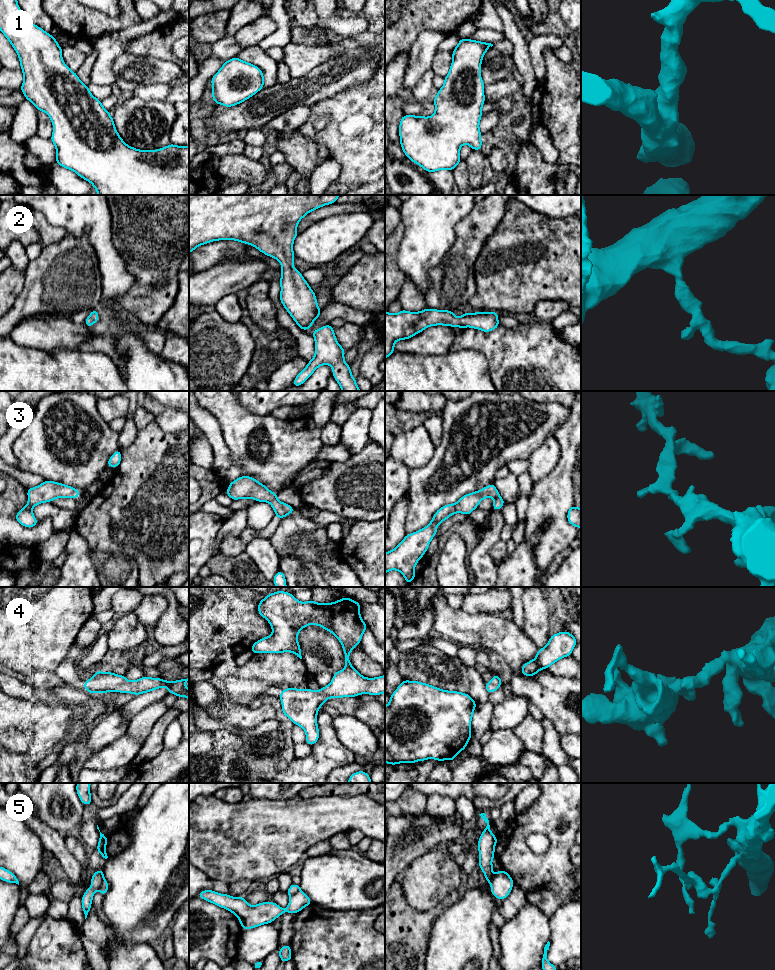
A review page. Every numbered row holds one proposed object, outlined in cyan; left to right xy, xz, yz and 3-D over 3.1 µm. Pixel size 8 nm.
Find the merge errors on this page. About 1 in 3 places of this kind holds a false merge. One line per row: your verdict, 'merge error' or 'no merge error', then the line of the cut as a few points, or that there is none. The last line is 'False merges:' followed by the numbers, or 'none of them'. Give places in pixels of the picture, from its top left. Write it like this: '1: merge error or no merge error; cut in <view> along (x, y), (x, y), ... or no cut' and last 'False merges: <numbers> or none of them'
1: no merge error; no cut
2: no merge error; no cut
3: no merge error; no cut
4: no merge error; no cut
5: no merge error; no cut
False merges: none of them

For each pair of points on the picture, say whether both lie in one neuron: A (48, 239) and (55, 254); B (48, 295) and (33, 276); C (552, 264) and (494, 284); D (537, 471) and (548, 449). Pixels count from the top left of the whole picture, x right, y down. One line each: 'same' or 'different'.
A: different
B: same
C: same
D: same

